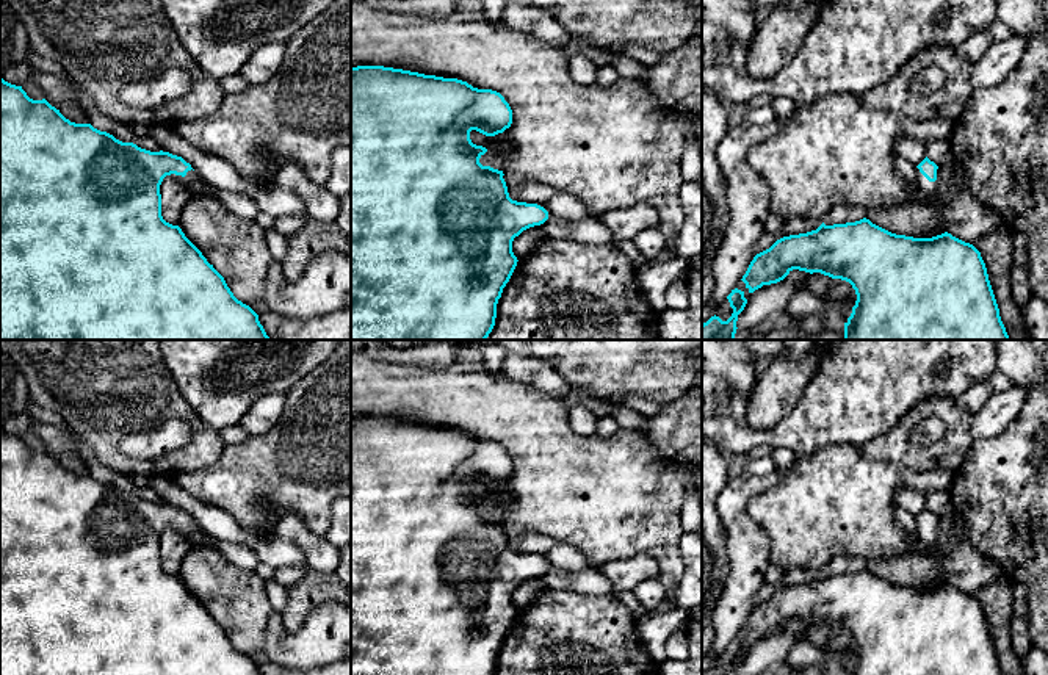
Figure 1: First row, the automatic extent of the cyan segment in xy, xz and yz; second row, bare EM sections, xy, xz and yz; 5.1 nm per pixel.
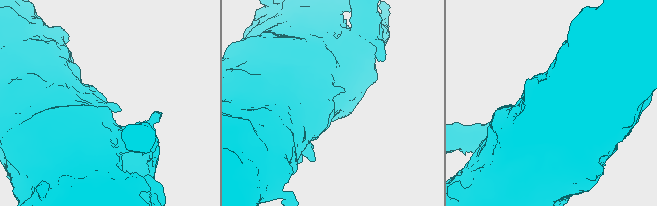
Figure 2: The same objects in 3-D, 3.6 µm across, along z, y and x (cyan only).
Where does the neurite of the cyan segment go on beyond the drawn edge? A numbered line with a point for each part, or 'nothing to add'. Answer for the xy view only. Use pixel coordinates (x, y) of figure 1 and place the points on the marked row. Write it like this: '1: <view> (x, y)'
1: xy (191, 177)

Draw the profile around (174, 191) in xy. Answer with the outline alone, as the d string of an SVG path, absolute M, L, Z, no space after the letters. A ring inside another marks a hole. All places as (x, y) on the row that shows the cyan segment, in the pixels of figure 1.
M166 175L160 185L161 216L166 222L179 226L183 207L190 202L190 188L182 175Z

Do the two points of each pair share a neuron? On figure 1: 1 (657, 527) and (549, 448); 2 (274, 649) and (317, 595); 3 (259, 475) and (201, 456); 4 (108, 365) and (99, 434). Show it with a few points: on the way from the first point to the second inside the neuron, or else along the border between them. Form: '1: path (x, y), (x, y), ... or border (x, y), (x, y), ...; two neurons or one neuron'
1: path (630, 509), (619, 498), (594, 494), (575, 475); one neuron
2: border (334, 600), (325, 600), (314, 608); two neurons
3: border (226, 445), (221, 458), (213, 465), (182, 470); two neurons
4: path (104, 382), (102, 417); one neuron

